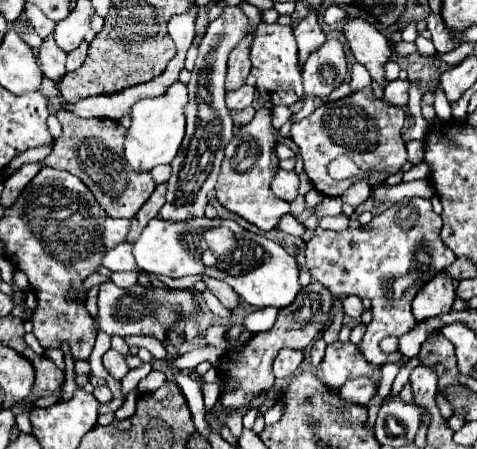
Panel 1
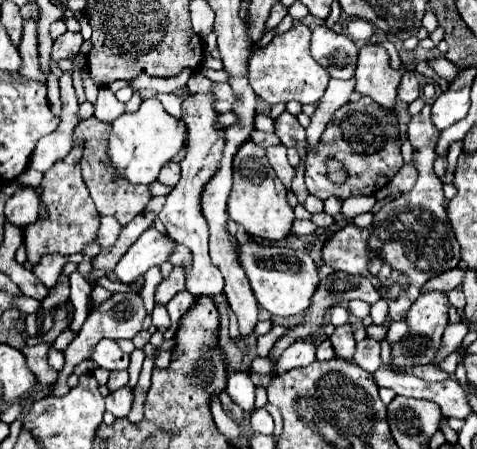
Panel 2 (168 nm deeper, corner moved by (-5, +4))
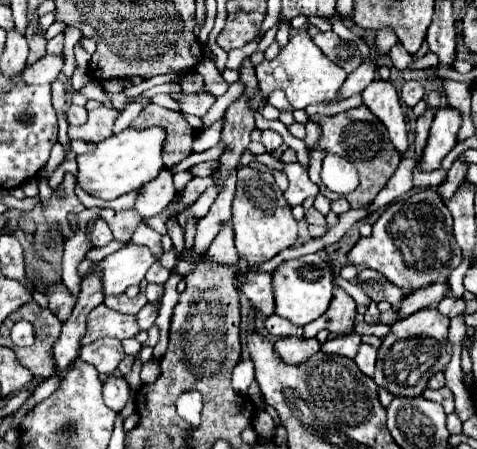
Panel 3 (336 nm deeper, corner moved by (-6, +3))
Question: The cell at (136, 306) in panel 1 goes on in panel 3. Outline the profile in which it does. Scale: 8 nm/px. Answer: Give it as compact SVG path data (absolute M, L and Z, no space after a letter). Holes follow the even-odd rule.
M104 304L96 306L88 314L86 326L88 326L88 330L82 338L82 344L90 344L90 342L94 342L98 338L106 338L106 336L124 340L124 338L134 338L138 334L136 316L114 312L110 308L106 308Z

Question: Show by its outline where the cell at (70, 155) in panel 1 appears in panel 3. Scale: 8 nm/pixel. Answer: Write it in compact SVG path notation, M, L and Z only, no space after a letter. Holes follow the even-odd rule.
M104 208L102 210L102 218L108 222L108 226L112 228L114 240L128 244L136 226L140 224L140 216L134 210L124 210L124 212L116 212L112 208Z

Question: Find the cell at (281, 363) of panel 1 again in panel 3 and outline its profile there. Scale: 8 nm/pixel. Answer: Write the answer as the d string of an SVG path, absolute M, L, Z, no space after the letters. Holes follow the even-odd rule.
M288 336L280 338L276 342L276 352L286 364L302 364L308 360L312 354L320 350L320 344L316 338L298 338L298 336Z

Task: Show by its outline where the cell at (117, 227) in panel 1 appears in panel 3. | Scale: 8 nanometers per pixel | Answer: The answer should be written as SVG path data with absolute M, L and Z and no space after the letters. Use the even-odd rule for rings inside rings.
M98 218L92 226L90 238L92 238L94 246L106 246L108 242L112 242L112 230L108 228L108 224L102 218Z

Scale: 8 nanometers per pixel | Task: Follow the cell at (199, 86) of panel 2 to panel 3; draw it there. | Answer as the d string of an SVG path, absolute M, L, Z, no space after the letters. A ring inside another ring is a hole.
M182 94L178 98L178 104L180 104L180 112L182 114L194 114L194 116L204 116L206 114L206 94Z

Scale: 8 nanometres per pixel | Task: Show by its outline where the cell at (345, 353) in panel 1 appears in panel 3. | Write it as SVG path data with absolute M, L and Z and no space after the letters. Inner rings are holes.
M334 288L334 300L328 312L306 326L306 338L316 337L322 328L330 330L332 334L346 334L354 326L354 318L356 318L354 298L346 290Z

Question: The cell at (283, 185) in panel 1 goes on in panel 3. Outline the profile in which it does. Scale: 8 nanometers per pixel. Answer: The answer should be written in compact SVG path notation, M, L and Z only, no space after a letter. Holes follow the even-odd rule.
M262 130L262 144L266 146L268 152L278 150L282 146L282 142L284 140L282 140L282 136L278 132L274 132L274 130Z

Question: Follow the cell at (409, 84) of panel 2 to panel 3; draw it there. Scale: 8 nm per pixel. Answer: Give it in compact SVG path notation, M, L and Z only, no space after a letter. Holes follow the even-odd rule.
M416 80L406 82L406 84L402 86L402 90L400 90L400 98L402 98L402 102L404 102L408 108L414 108L414 106L422 100L422 96L424 96L424 86L422 86L420 82L416 82Z

